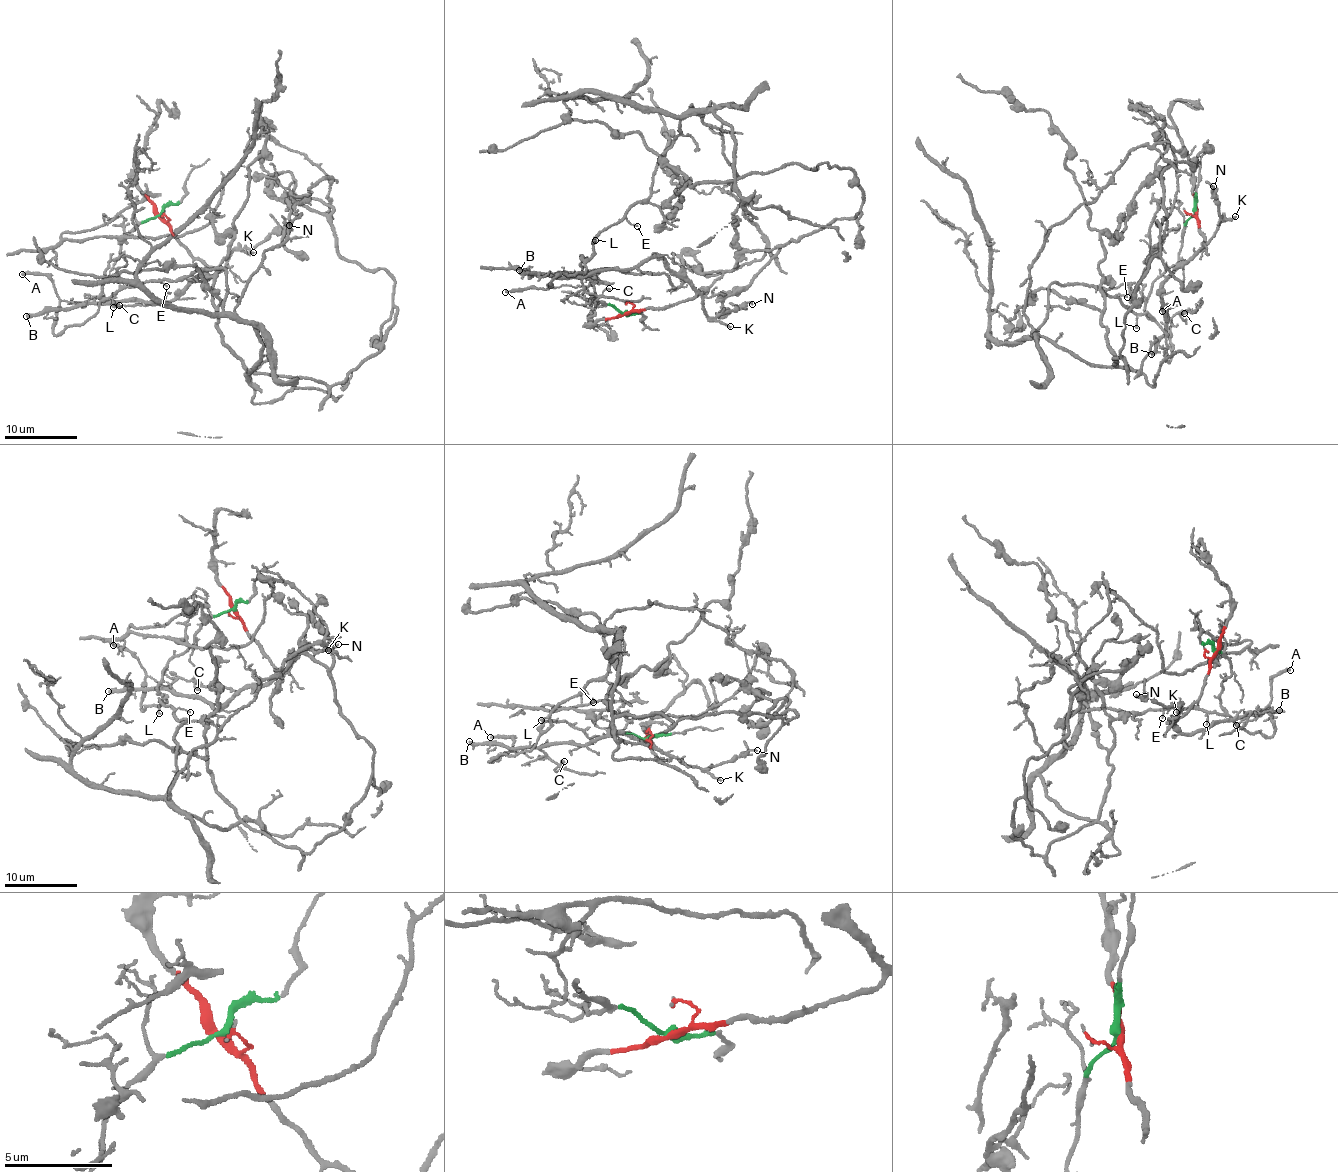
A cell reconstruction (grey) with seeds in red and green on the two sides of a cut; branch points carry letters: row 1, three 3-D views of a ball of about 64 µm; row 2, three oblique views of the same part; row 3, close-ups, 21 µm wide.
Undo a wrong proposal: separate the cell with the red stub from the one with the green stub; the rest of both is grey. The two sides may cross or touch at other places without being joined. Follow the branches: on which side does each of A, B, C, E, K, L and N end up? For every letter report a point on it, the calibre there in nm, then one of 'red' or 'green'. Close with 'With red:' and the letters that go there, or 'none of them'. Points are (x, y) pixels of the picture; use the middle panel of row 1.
A: at (505, 292); 190 nm thick; green
B: at (519, 270); 360 nm thick; red
C: at (609, 288); 120 nm thick; red
E: at (637, 226); 90 nm thick; green
K: at (730, 326); 170 nm thick; red
L: at (595, 240); 100 nm thick; green
N: at (752, 304); 110 nm thick; red
With red: B, C, K, N

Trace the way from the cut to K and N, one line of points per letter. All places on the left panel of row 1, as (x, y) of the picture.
K: (160, 214), (170, 233), (193, 257), (222, 270), (233, 250), (254, 252)
N: (160, 214), (170, 233), (193, 257), (220, 270), (233, 250), (250, 249), (290, 226)

